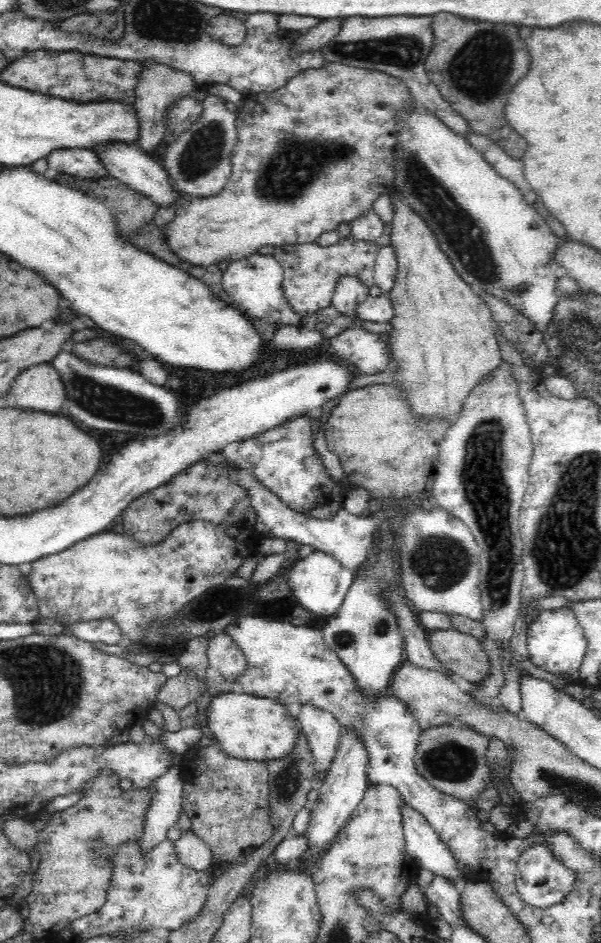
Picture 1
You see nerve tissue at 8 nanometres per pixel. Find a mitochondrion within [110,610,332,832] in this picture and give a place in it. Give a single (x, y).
(287, 782)

